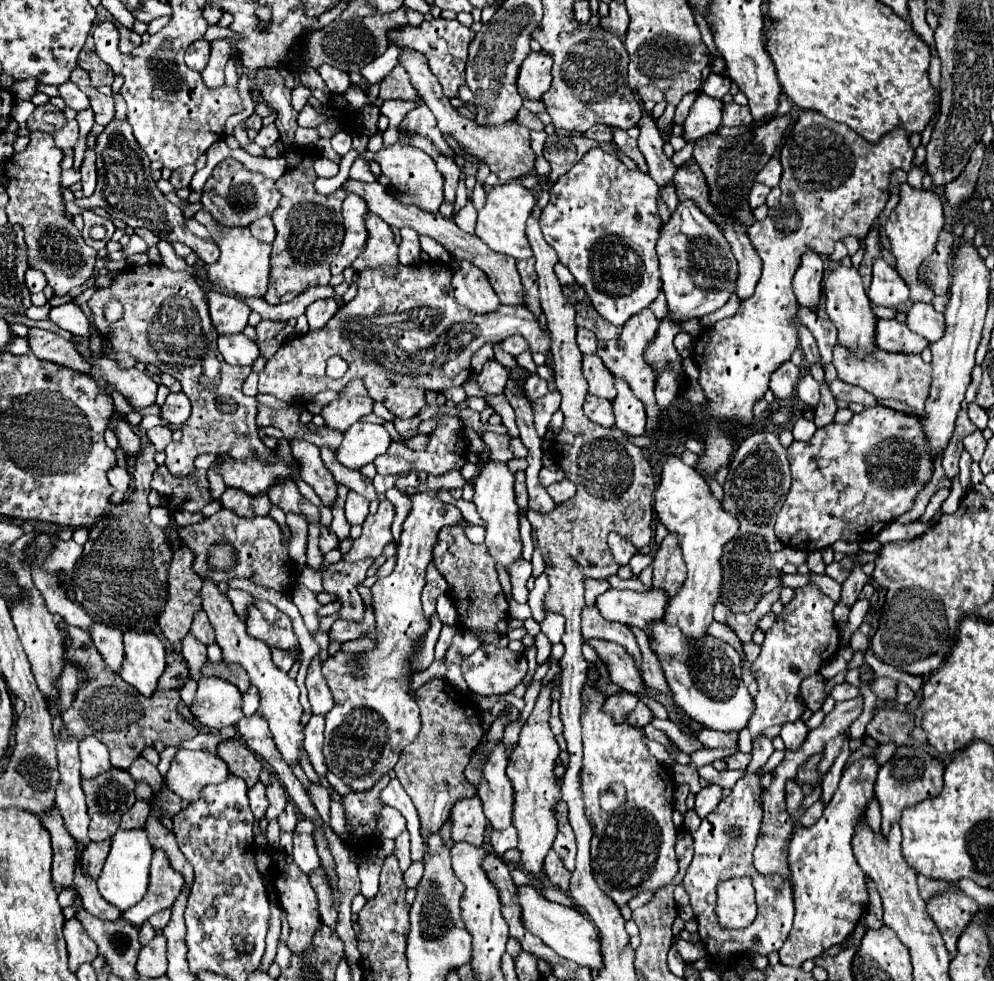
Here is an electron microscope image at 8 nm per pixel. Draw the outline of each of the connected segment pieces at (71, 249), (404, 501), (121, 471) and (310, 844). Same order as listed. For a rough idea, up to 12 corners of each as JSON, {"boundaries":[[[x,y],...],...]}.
{"boundaries":[[[48,132],[4,162],[8,222],[54,296],[94,274],[98,252],[66,218],[62,150]],[[396,488],[386,492],[396,512],[392,522],[394,542],[398,544],[402,522],[412,502]],[[122,466],[108,470],[108,480],[118,492],[128,492],[130,474]],[[292,832],[292,858],[306,874],[320,866],[314,836]]]}

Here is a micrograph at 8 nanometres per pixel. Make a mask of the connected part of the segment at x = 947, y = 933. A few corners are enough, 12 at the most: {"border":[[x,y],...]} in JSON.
{"border":[[950,888],[926,902],[948,952],[978,904]]}

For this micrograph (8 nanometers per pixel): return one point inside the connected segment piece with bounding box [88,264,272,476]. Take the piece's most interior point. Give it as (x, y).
(166, 323)

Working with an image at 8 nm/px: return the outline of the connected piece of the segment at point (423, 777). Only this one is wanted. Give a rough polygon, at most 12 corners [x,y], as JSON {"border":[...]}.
{"border":[[444,678],[418,688],[422,728],[394,772],[438,832],[484,730],[474,702]]}

